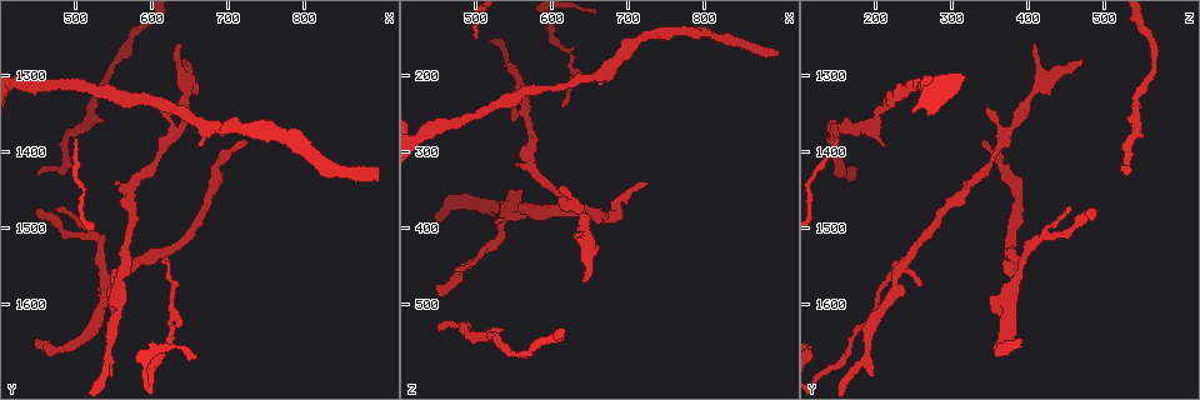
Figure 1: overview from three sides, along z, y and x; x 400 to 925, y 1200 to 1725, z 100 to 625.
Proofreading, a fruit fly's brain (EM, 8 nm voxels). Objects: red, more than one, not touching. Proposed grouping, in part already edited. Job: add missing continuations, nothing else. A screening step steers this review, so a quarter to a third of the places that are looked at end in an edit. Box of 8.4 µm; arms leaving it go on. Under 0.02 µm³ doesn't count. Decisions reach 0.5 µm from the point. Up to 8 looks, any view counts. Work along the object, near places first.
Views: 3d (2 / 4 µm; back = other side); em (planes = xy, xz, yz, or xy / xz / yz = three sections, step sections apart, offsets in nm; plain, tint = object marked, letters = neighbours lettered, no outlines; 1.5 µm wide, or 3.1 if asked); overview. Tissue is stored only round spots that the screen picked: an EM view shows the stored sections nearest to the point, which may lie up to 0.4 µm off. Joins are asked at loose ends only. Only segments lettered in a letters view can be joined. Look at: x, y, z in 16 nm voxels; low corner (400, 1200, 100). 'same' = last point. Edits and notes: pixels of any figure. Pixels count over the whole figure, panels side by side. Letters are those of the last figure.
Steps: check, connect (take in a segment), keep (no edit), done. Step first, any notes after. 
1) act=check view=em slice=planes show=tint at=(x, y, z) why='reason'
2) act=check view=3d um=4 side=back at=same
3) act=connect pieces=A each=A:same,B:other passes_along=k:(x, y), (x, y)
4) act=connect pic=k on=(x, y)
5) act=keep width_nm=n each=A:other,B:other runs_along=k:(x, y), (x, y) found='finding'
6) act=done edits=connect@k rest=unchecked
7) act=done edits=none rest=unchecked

act=check view=em slice=xy step=8 show=tint at=(550, 1575, 260) why='tapers out'

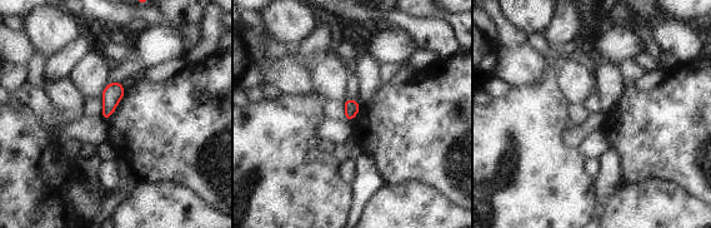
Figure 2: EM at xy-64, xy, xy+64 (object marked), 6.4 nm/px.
act=check view=em slice=planes show=letters at=same

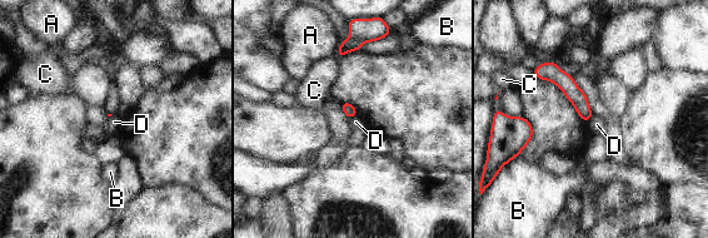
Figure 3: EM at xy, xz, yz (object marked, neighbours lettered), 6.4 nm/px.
act=keep longest_contact=A:100nm each=A:other,B:other,C:other,D:other runs_along=3:(537, 72), (553, 73), (587, 117) found='none of them fits'

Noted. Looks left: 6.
act=check view=3d um=2 side=back at=(725, 1385, 340) why='long arm stops here'

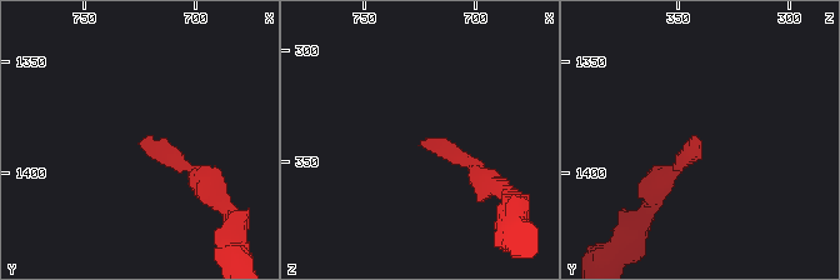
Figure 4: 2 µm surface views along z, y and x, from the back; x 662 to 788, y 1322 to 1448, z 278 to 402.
act=check view=em slice=planes show=letters at=(725, 1388, 341)

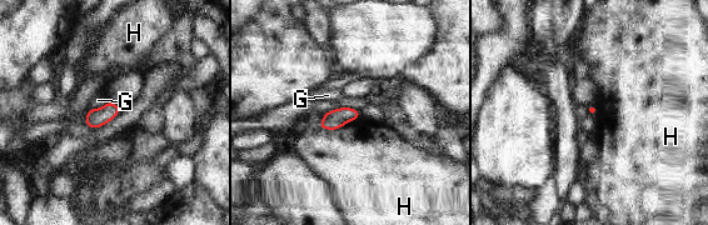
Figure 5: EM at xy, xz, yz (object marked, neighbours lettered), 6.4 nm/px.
act=keep longest_contact=H:280nm each=G:other,H:other found='no lettered segment goes on from it'

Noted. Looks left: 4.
act=check view=3d um=2 at=(450, 1425, 530) why='free end'

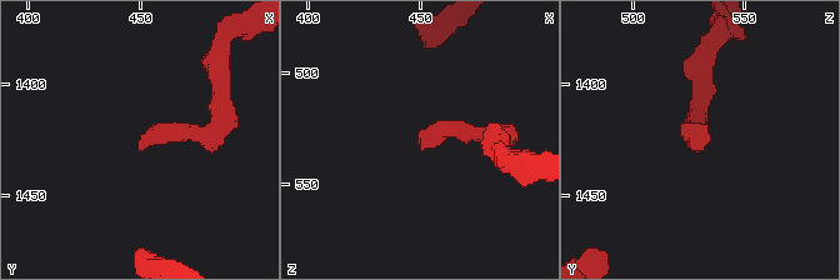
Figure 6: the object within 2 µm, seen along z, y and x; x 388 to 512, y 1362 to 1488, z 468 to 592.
act=check view=em um=3.1 slice=planes show=tint at=(449, 1426, 534) why='now the EM'

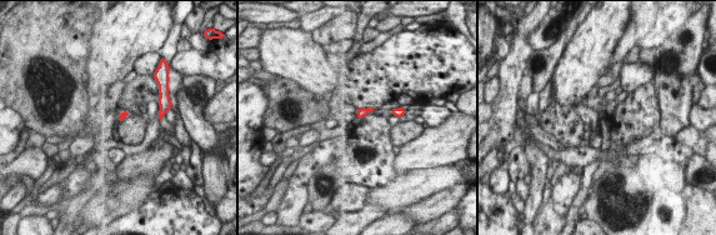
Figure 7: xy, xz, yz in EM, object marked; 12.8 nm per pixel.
act=check view=em um=3.1 slice=planes show=letters at=same why='see the neighbours'

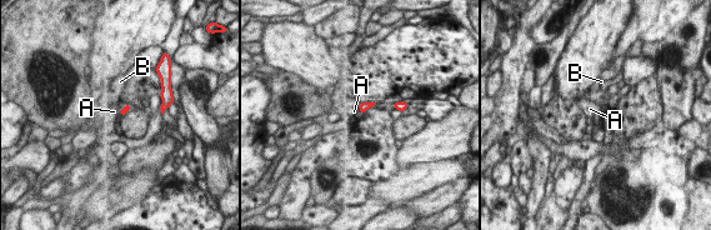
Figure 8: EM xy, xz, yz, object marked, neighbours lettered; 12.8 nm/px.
act=keep each=A:other,B:other border=8:(128, 103), (120, 115) found='none of them fits'

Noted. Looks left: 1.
act=done edits=none rest=unchecked

